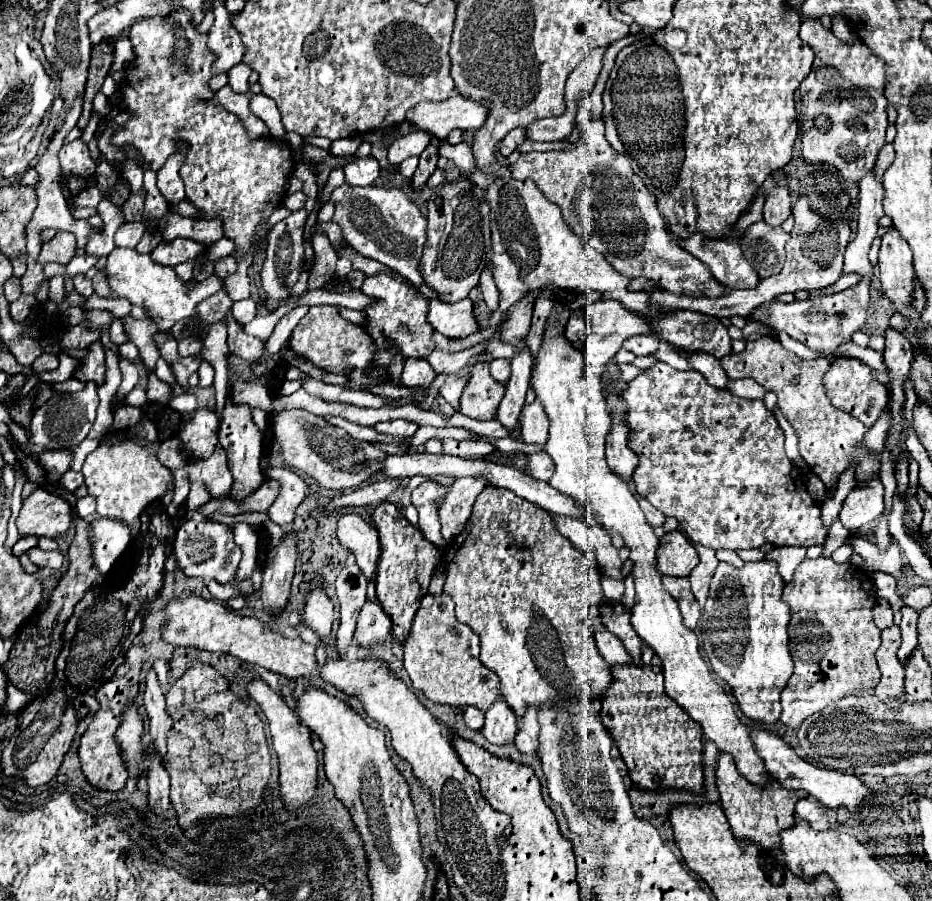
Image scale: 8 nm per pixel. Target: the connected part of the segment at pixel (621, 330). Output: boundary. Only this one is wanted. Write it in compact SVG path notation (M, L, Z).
M602 300L602 302L594 302L592 306L588 306L586 320L590 326L590 338L584 348L584 360L586 360L584 362L584 376L590 376L590 374L602 376L604 364L608 364L608 360L612 360L612 356L620 350L624 340L638 336L638 334L652 334L650 324L642 316L628 312L622 304L616 304L614 300Z

